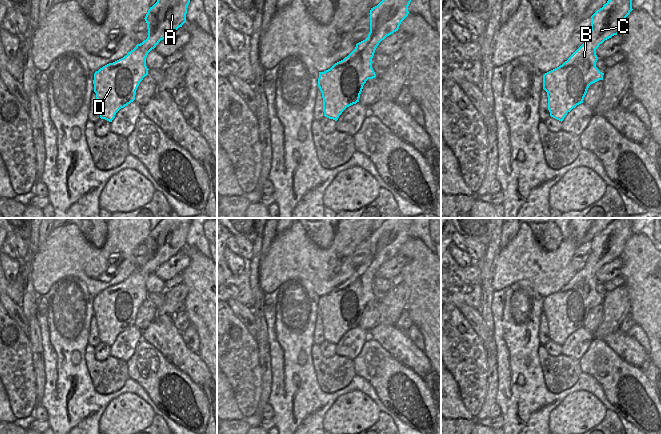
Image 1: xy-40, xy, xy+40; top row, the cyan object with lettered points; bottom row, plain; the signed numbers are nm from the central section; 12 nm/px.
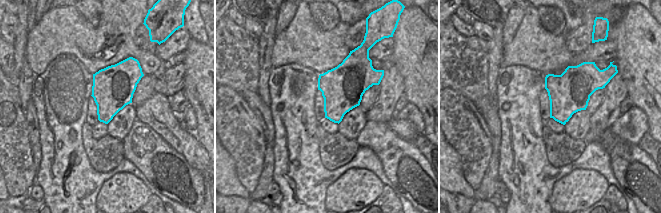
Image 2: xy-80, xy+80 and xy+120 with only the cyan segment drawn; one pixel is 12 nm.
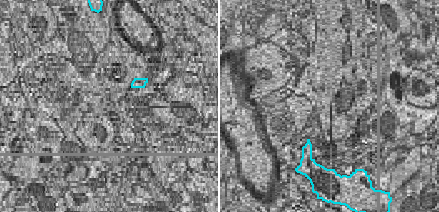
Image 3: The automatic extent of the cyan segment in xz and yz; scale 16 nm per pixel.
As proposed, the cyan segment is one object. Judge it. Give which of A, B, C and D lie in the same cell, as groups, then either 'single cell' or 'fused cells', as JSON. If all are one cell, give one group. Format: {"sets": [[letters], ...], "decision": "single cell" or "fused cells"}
{"sets": [["A", "B", "C", "D"]], "decision": "single cell"}

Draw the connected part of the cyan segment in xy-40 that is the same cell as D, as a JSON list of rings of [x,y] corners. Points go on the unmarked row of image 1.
[[[164,218],[148,234],[145,245],[147,247],[148,261],[142,267],[127,277],[123,282],[109,287],[94,297],[94,316],[98,325],[101,343],[109,346],[115,342],[116,337],[135,324],[136,314],[145,300],[148,299],[146,281],[156,269],[186,246],[187,232],[192,218]]]

